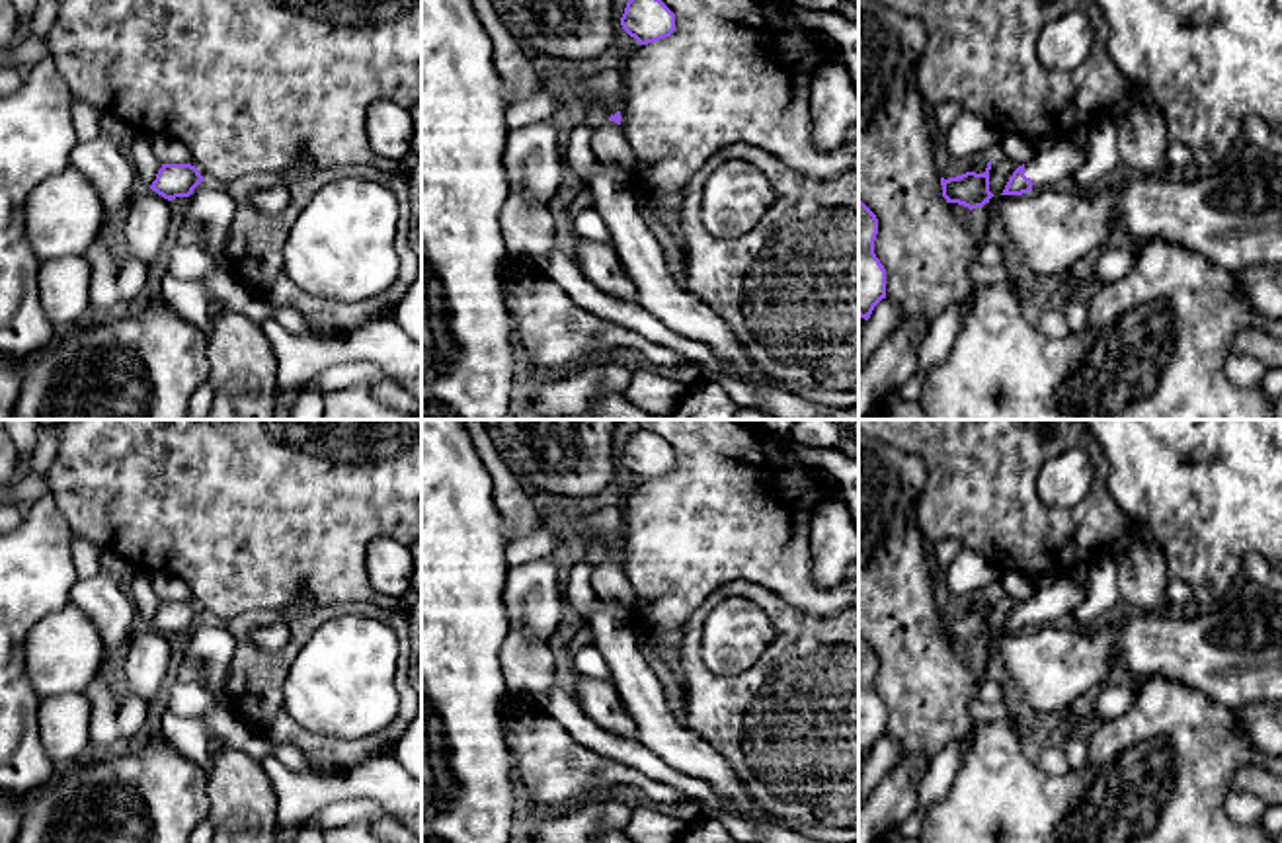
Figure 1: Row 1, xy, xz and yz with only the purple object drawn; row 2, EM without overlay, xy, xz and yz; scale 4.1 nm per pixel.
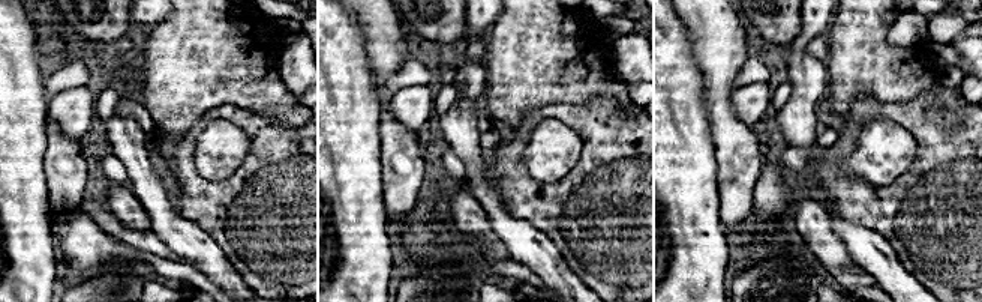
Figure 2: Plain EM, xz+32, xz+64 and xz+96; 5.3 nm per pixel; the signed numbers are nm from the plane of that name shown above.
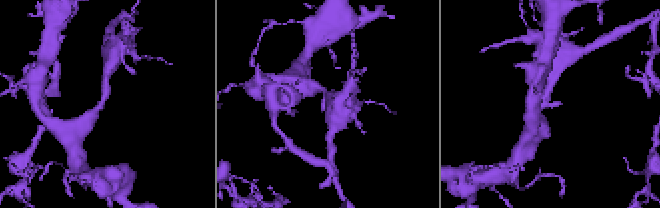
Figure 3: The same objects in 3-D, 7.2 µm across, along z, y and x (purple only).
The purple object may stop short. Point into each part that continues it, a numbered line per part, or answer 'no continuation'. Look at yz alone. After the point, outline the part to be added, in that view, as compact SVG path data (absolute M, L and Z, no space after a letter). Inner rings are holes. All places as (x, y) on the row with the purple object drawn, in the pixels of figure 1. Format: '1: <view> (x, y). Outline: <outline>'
1: yz (1050, 168). Outline: M1060 139L1054 146L1038 152L1024 164L1024 176L1032 180L1032 191L1060 187L1083 168L1087 154L1087 142Z

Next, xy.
no continuation

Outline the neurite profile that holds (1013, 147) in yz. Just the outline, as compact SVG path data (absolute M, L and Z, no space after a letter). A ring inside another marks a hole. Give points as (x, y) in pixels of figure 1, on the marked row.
M1001 135L999 146L995 156L1005 156L1009 160L1015 160L1019 164L1026 164L1036 156L1036 148L1032 140L1021 137L1021 135Z

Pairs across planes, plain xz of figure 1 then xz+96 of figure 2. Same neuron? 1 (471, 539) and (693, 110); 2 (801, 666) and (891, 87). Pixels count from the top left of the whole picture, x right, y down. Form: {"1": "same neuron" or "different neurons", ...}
{"1": "same neuron", "2": "different neurons"}

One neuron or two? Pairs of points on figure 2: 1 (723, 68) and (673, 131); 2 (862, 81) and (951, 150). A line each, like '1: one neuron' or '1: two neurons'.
1: two neurons
2: two neurons

